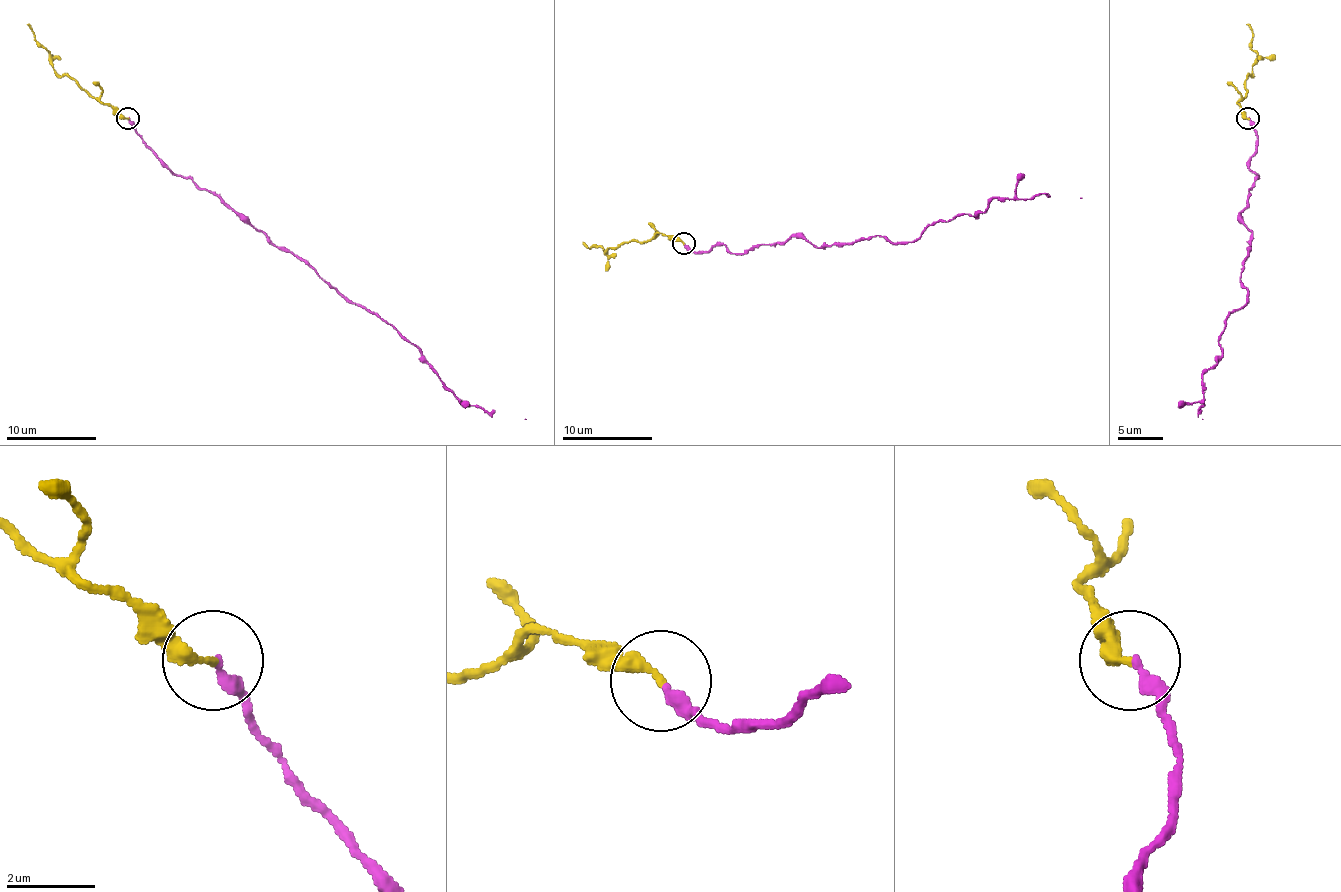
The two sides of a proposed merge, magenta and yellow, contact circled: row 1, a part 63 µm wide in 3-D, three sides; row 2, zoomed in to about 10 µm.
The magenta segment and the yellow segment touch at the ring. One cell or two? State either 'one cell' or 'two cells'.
one cell

